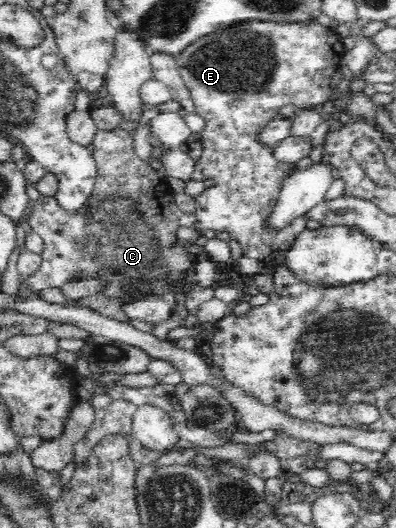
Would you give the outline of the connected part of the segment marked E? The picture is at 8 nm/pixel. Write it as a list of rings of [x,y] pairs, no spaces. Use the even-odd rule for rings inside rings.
[[[255,19],[255,21],[251,20],[251,23],[249,23],[249,29],[243,27],[243,25],[233,24],[233,41],[227,39],[227,33],[225,33],[225,31],[217,31],[217,33],[212,32],[205,35],[205,37],[197,39],[197,41],[193,41],[191,45],[185,47],[185,49],[175,58],[180,75],[191,94],[194,103],[194,112],[197,113],[199,117],[205,119],[205,127],[203,127],[203,131],[194,136],[200,141],[201,145],[203,145],[204,152],[202,152],[201,157],[197,159],[191,177],[191,182],[203,184],[203,189],[201,189],[201,192],[199,192],[199,195],[196,197],[196,207],[194,212],[196,220],[192,225],[193,229],[196,229],[199,232],[199,235],[203,235],[203,233],[209,229],[212,229],[215,232],[227,231],[231,238],[240,243],[243,257],[257,259],[261,262],[262,260],[265,261],[266,259],[269,259],[269,255],[275,253],[275,251],[289,251],[295,239],[297,239],[297,236],[307,229],[306,225],[307,221],[309,221],[309,216],[307,216],[307,214],[299,214],[296,218],[293,218],[290,222],[287,222],[280,228],[275,228],[275,226],[271,228],[269,224],[265,224],[269,223],[269,217],[271,217],[271,213],[275,211],[275,205],[277,205],[277,201],[279,201],[283,181],[285,181],[285,179],[287,179],[297,167],[295,167],[295,163],[285,163],[281,162],[281,160],[277,160],[273,153],[274,147],[265,144],[265,142],[261,142],[261,139],[259,139],[259,133],[261,133],[263,127],[267,126],[272,119],[279,116],[279,109],[281,109],[283,105],[291,104],[296,105],[298,108],[306,108],[309,106],[318,107],[329,100],[335,100],[335,95],[330,86],[330,77],[335,71],[337,71],[340,65],[342,65],[343,55],[346,52],[346,49],[343,47],[343,42],[343,37],[341,37],[334,28],[325,27],[319,24],[317,20],[312,21],[311,23],[301,23],[287,22],[287,20],[283,22],[275,22],[271,20]]]

